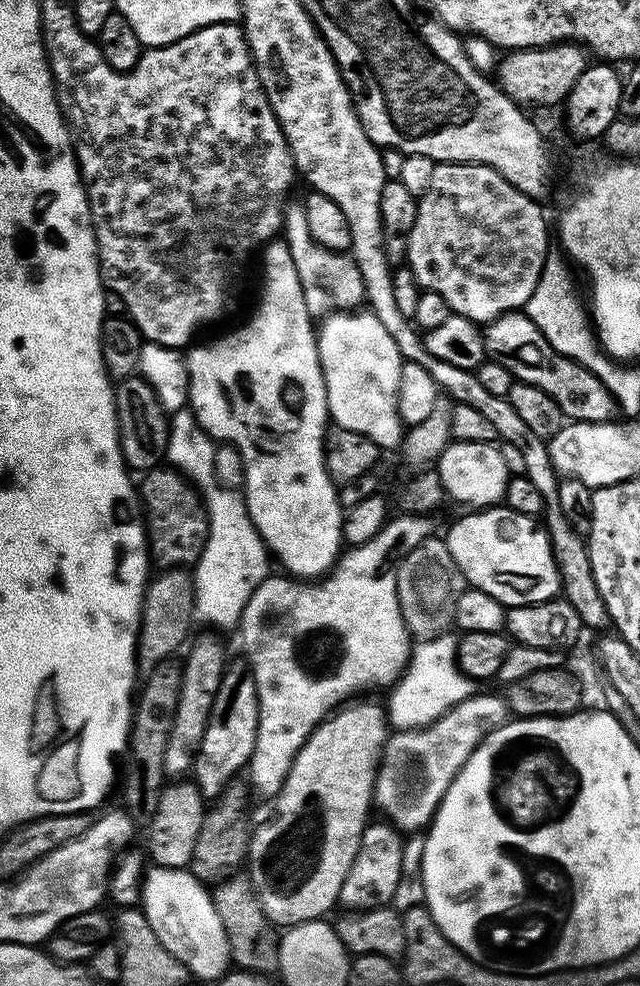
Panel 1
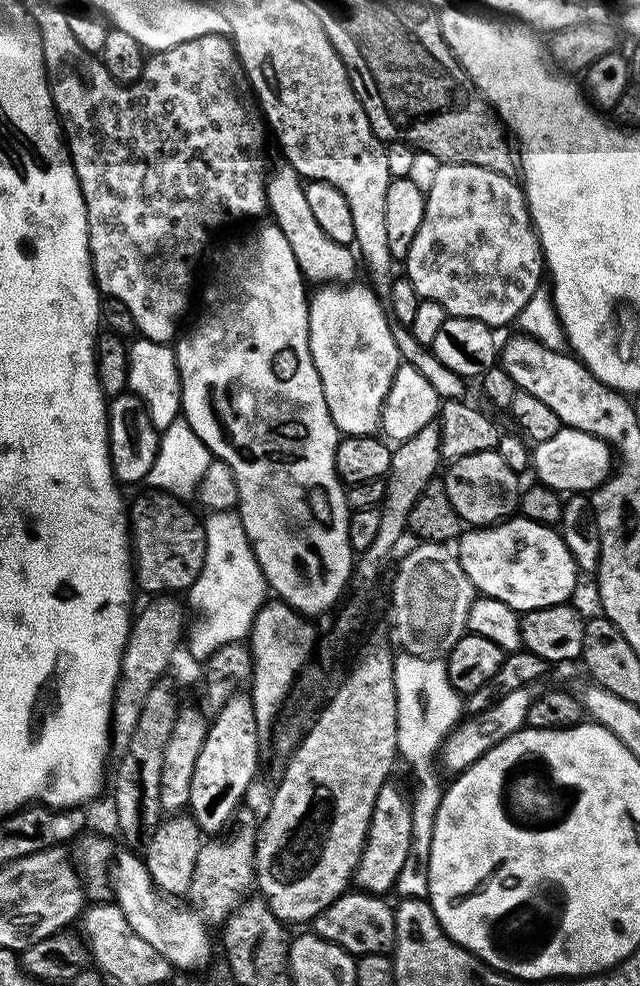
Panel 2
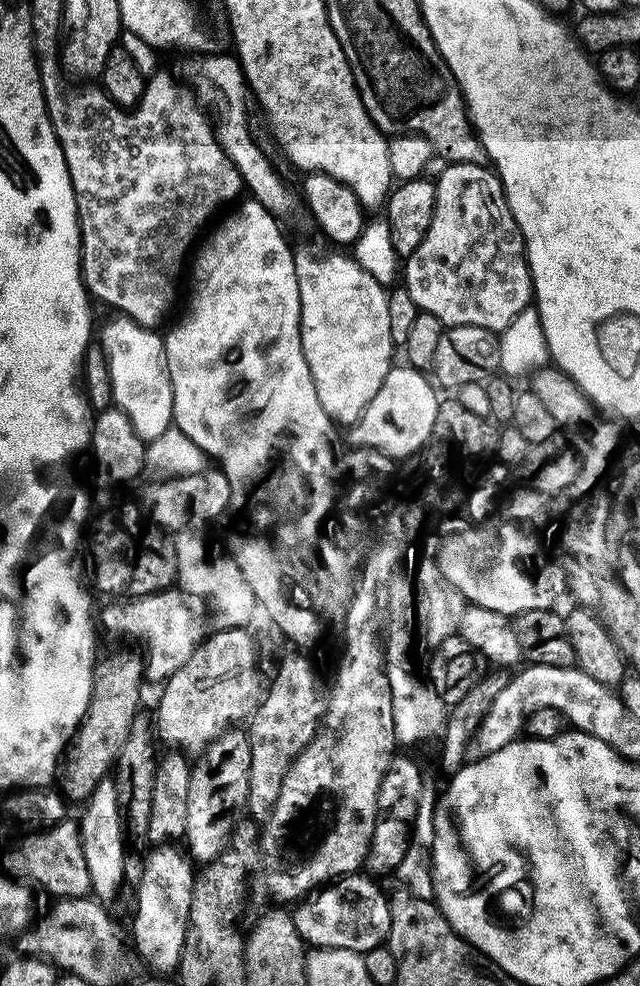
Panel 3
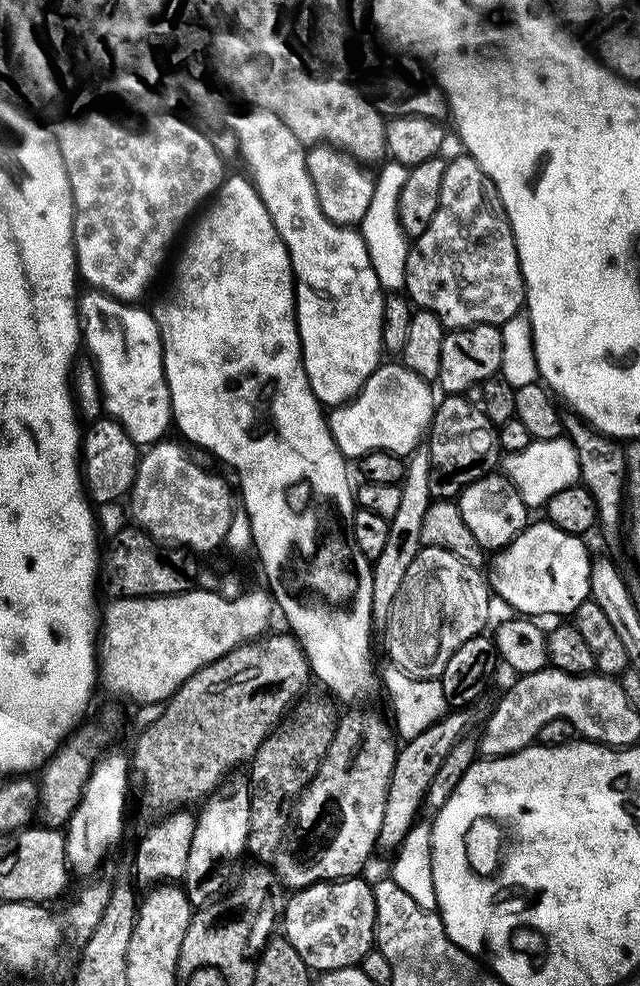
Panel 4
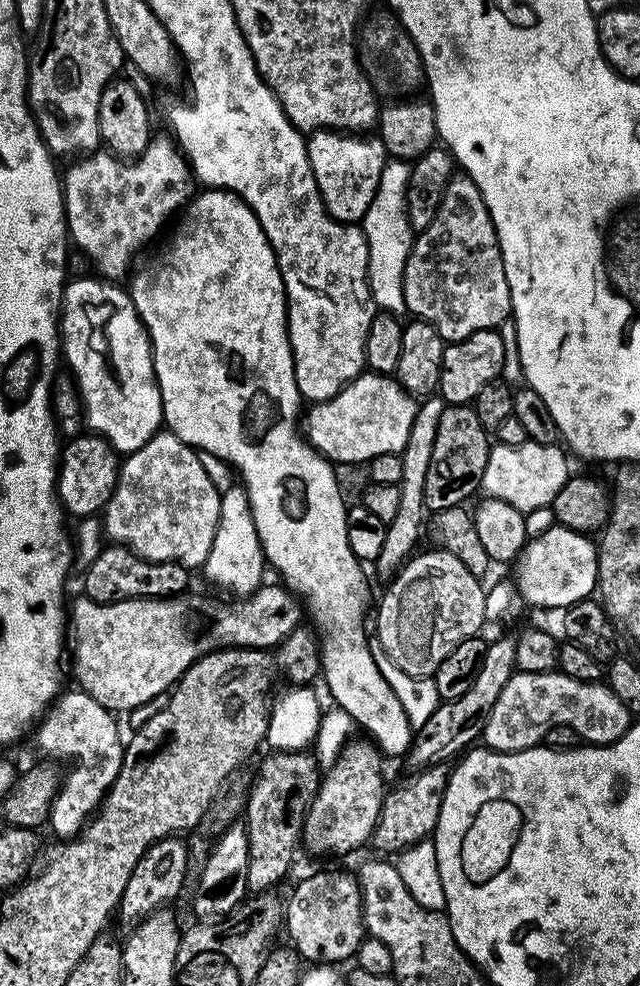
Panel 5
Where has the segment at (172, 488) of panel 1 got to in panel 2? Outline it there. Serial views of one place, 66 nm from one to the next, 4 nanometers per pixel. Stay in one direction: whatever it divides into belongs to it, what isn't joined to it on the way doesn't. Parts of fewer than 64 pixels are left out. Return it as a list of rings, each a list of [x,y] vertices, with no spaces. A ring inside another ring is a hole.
[[[148,490],[143,493],[148,499],[148,510],[152,510],[152,516],[156,518],[154,530],[144,536],[142,530],[138,532],[138,522],[130,522],[130,543],[134,557],[134,580],[147,594],[176,594],[181,590],[187,590],[198,578],[203,568],[203,560],[206,558],[206,534],[201,517],[196,517],[190,509],[184,505],[185,501],[179,496],[166,491]]]

